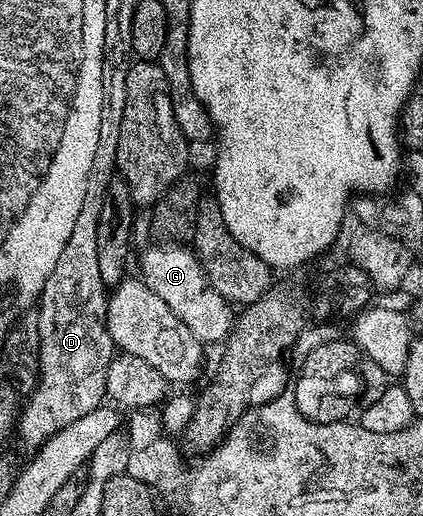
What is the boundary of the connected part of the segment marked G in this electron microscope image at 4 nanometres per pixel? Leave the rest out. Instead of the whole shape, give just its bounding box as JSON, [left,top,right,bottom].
[138,244,233,344]

